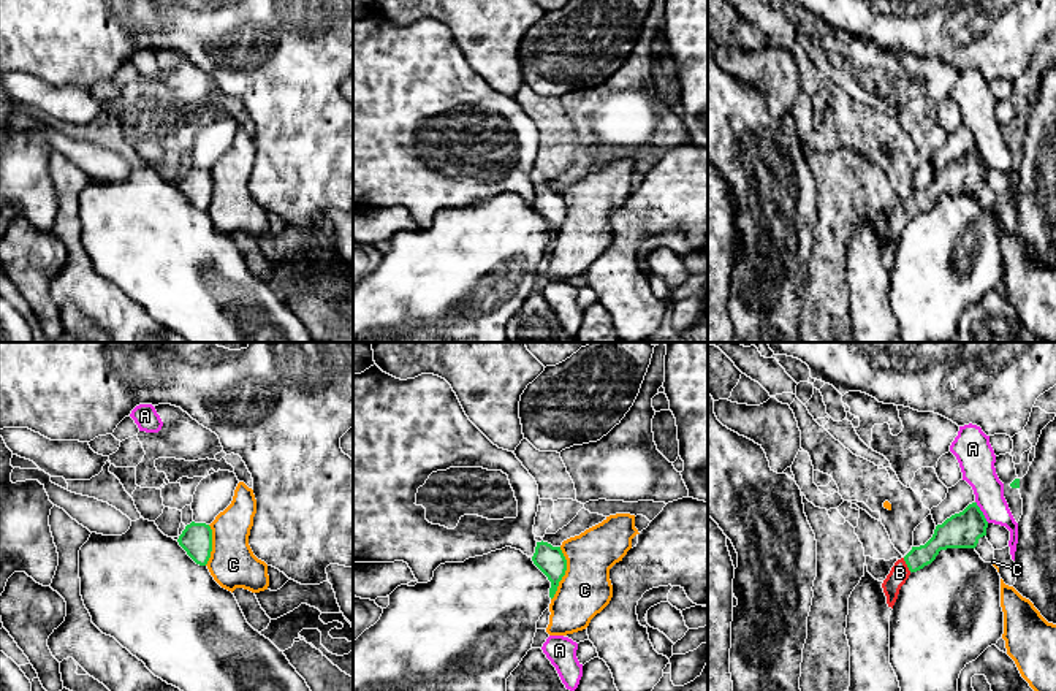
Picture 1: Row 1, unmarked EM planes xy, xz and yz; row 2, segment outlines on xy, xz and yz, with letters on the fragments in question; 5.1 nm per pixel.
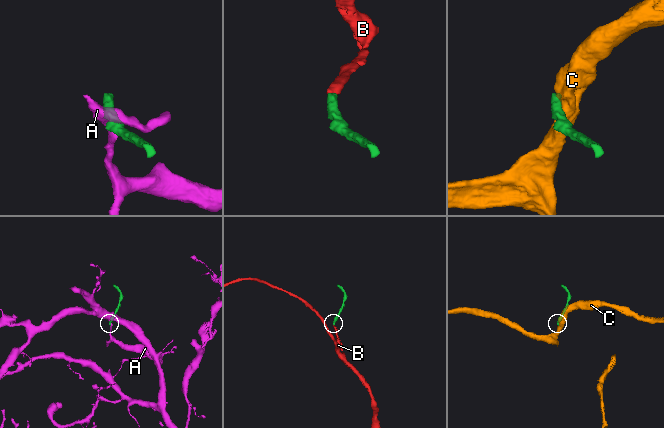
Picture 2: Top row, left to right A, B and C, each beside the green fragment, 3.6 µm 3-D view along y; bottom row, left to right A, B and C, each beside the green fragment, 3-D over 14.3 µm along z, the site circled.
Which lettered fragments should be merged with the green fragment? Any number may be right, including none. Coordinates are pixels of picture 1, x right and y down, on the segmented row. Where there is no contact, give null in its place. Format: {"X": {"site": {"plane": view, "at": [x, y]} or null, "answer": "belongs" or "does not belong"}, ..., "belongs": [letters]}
{"A": {"site": {"plane": "yz", "at": [982, 512]}, "answer": "does not belong"}, "B": {"site": {"plane": "yz", "at": [906, 563]}, "answer": "belongs"}, "C": {"site": {"plane": "xz", "at": [564, 574]}, "answer": "does not belong"}, "belongs": ["B"]}

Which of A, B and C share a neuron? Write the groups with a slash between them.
A / B / C

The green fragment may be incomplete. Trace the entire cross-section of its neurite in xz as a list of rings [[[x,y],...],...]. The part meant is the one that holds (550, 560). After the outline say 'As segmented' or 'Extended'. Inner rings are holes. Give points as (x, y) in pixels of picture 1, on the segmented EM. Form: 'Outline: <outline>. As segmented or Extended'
Outline: [[[543,540],[537,542],[532,561],[551,582],[549,597],[553,599],[567,571],[567,559],[560,547],[553,547]]]. As segmented

